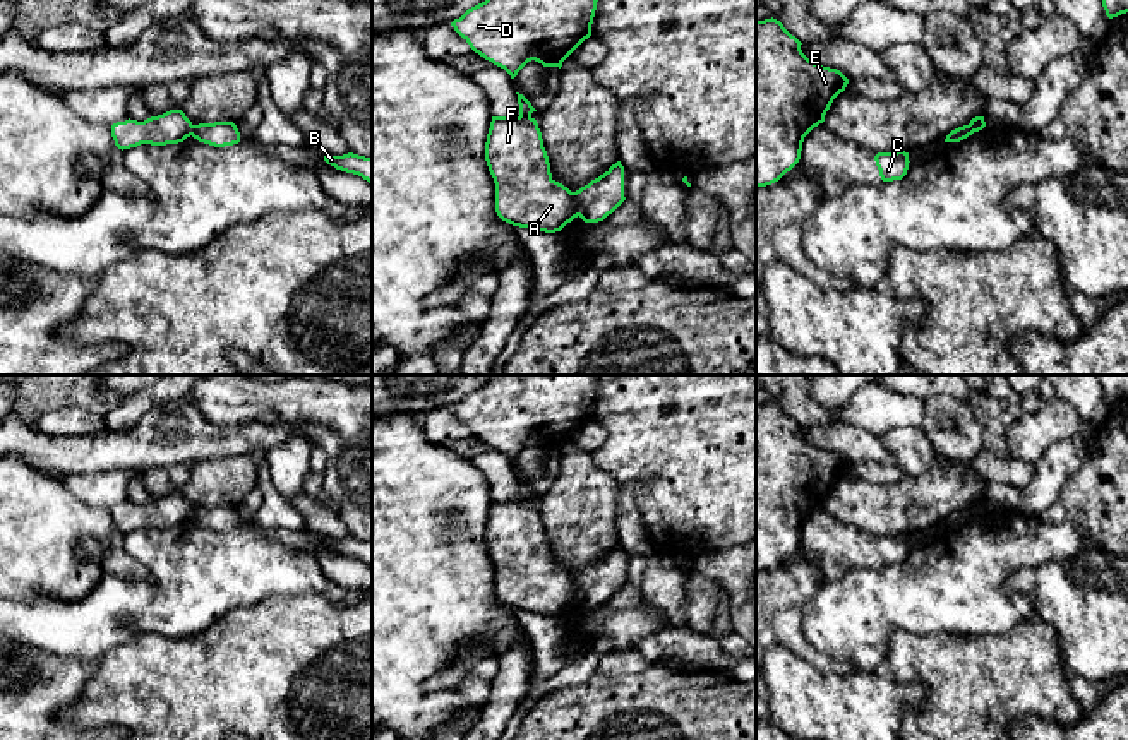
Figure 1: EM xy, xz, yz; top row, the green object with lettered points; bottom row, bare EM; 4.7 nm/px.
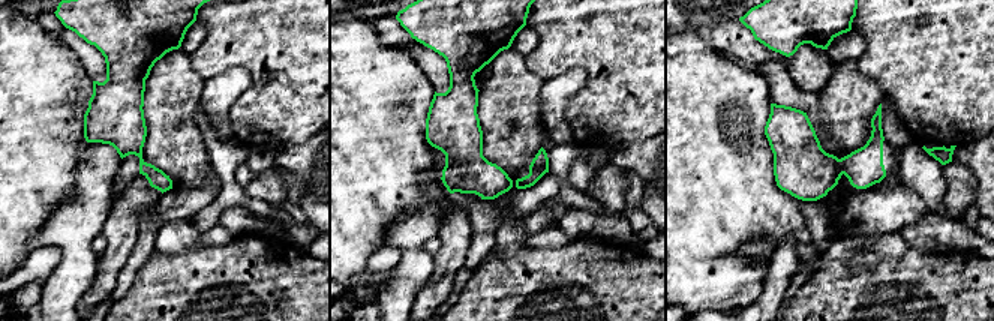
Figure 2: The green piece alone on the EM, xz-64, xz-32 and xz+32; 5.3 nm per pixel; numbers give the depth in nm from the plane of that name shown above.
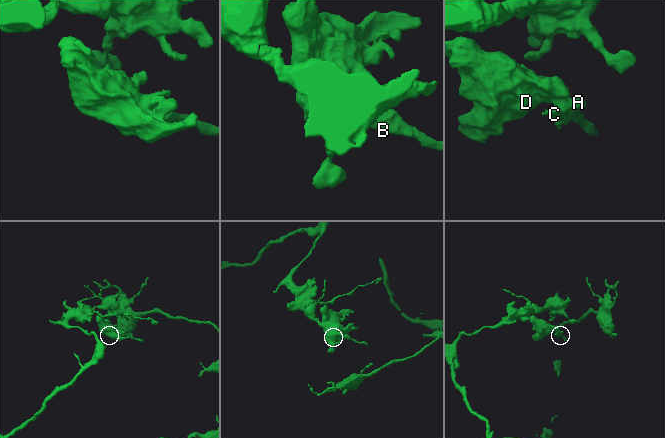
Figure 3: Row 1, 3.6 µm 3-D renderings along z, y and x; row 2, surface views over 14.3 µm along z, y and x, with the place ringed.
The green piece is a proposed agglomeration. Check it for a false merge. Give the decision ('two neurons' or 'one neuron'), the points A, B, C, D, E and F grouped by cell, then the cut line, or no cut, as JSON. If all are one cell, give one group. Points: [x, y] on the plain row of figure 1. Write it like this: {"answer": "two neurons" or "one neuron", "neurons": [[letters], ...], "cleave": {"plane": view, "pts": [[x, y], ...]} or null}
{"answer": "two neurons", "neurons": [["A", "D", "E", "F"], ["B", "C"]], "cleave": {"plane": "xz", "pts": [[571, 576], [580, 598]]}}

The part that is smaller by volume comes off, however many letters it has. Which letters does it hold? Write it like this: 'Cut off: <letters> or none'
Cut off: B, C

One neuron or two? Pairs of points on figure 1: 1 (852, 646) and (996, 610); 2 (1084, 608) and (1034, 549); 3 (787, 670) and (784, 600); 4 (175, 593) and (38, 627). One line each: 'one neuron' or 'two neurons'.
1: one neuron
2: two neurons
3: two neurons
4: one neuron

